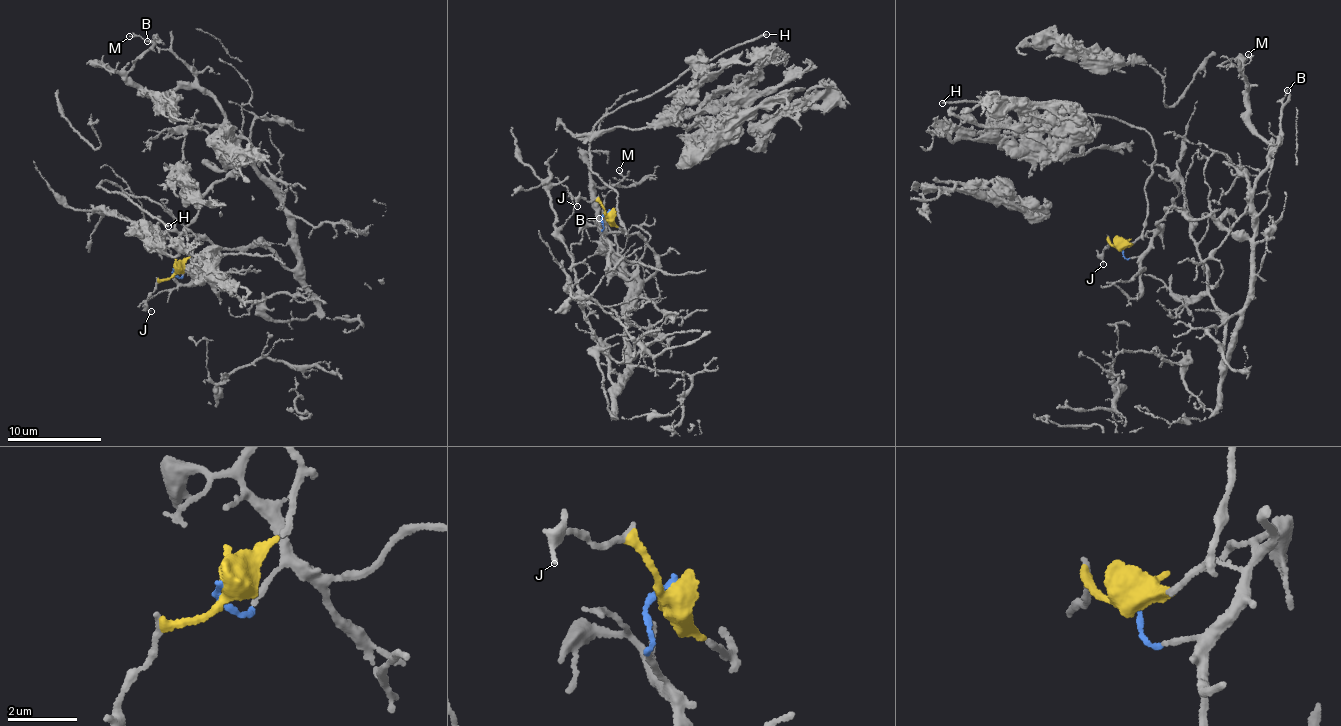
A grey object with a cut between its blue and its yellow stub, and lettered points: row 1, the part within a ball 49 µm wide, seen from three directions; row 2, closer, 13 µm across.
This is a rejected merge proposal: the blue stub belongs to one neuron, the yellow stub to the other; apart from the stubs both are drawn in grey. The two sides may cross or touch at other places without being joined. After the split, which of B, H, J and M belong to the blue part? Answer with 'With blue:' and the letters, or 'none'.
With blue: B, M

